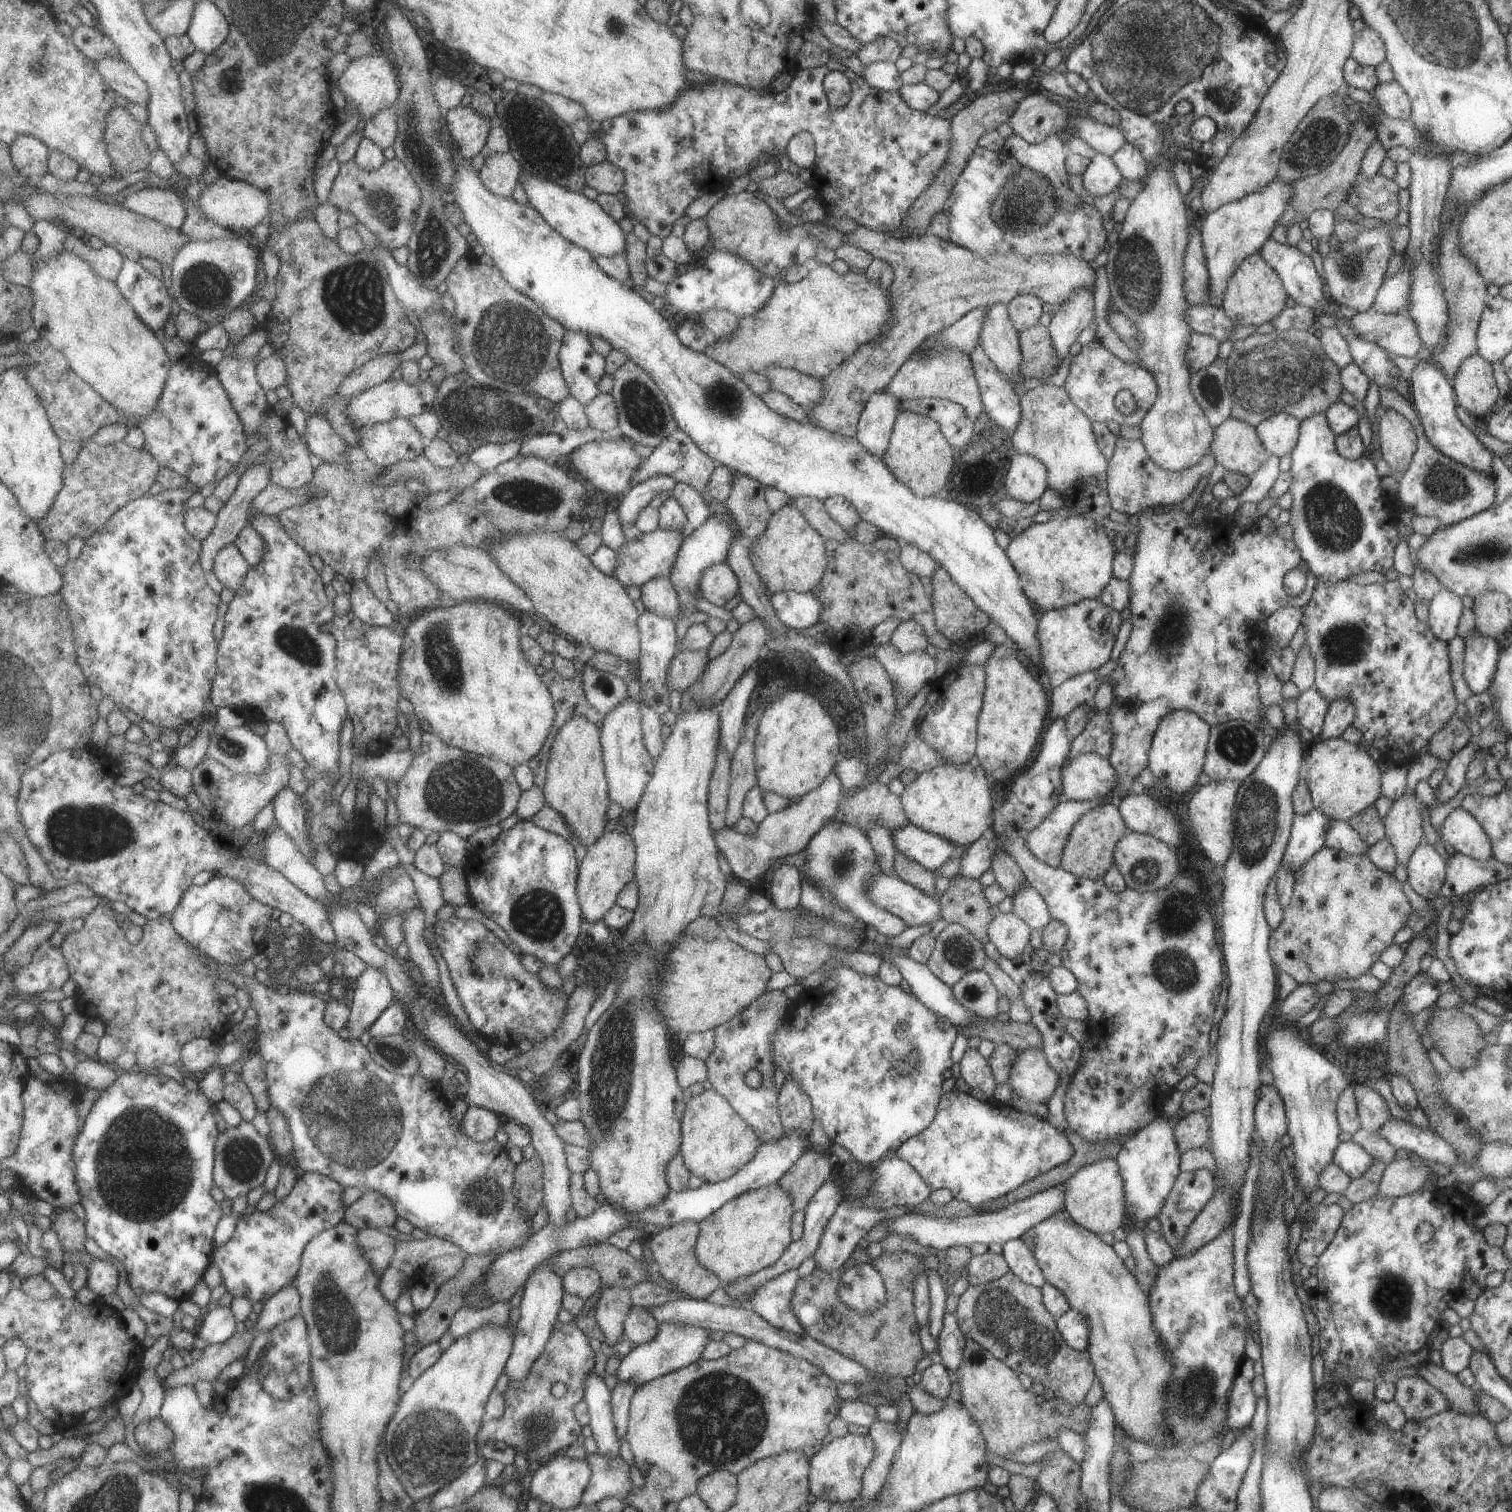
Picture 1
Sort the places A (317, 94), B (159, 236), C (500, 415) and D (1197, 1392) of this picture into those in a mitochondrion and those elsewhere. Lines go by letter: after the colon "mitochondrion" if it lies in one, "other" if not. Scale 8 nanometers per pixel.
A: other
B: other
C: mitochondrion
D: mitochondrion

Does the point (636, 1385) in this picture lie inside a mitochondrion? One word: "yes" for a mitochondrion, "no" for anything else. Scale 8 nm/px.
no

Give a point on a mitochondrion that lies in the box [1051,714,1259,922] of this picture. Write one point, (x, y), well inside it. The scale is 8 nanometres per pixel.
(1142, 871)

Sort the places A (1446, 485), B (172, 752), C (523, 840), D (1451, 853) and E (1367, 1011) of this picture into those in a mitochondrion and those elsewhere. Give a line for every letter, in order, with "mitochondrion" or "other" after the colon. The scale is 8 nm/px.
A: mitochondrion
B: other
C: other
D: other
E: mitochondrion

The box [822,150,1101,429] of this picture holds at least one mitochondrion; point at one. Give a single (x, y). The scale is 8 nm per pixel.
(1026, 202)

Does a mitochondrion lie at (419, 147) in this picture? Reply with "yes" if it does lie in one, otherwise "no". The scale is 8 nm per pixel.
yes

